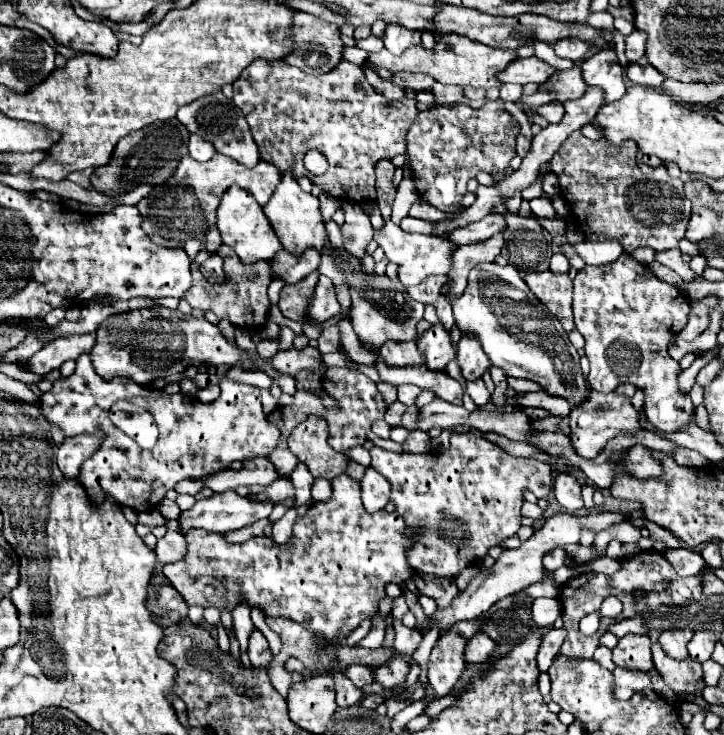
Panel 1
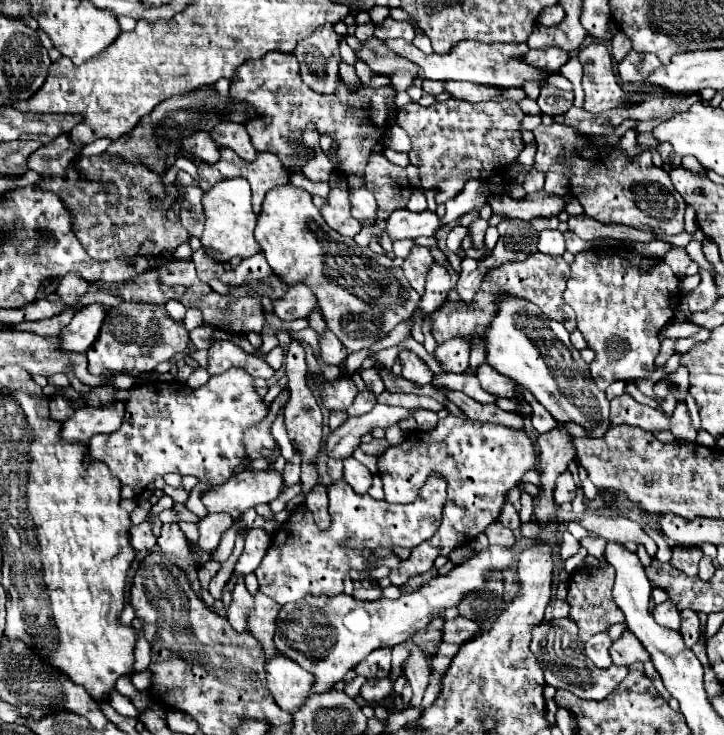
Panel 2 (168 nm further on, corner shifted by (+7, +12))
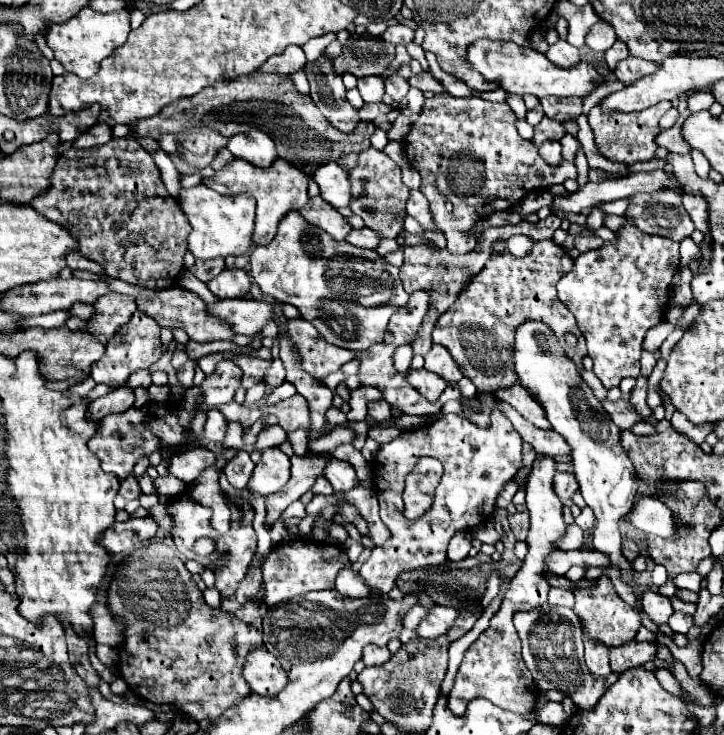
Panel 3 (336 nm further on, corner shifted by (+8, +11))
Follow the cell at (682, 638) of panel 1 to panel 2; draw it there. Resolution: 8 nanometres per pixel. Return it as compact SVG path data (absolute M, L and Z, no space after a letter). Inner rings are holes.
M667 600L663 604L657 604L653 608L653 616L655 616L657 624L661 624L665 628L671 628L671 630L679 630L681 616L679 616L679 610L673 606L671 600Z

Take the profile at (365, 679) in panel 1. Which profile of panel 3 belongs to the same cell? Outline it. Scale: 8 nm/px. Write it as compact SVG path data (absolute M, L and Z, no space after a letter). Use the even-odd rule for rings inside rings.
M368 645L368 649L364 649L362 661L366 663L366 667L372 665L384 665L390 657L390 651L386 647L376 647L376 645Z

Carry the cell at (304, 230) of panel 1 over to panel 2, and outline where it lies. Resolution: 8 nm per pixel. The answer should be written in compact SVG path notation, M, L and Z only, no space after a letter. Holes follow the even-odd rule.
M293 184L277 186L269 192L269 196L265 196L263 212L259 214L255 228L255 238L267 264L277 276L281 276L287 286L301 282L311 288L317 298L317 310L321 312L327 328L351 352L369 348L371 344L387 336L389 330L393 330L399 322L407 320L413 314L413 308L421 298L407 282L403 270L389 256L381 256L371 248L359 246L353 238L343 238L339 232L333 232L333 228L325 224L319 210L313 206L311 194L295 188Z

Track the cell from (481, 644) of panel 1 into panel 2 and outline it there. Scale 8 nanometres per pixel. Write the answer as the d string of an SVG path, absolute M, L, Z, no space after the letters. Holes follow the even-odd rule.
M457 616L453 620L445 620L443 624L443 642L447 644L465 644L467 640L471 640L477 634L479 626L463 616Z

